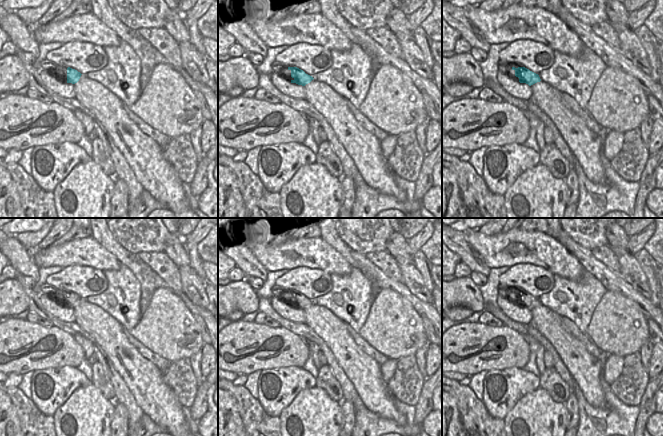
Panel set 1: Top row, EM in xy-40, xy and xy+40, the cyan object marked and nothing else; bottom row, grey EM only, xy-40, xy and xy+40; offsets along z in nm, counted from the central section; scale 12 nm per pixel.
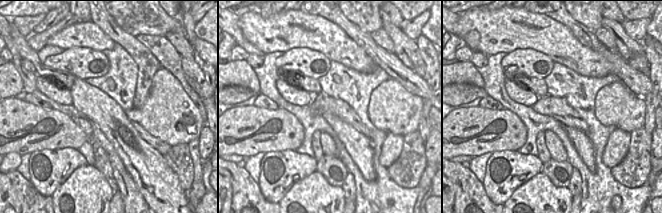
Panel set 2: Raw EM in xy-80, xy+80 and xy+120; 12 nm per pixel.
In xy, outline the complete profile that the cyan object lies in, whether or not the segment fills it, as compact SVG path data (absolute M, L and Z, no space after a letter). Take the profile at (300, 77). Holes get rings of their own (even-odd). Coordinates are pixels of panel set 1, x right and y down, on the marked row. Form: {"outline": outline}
{"outline": "M288 67L287 70L281 69L281 73L287 73L288 76L293 78L292 80L288 79L288 82L296 83L302 86L305 86L314 79L312 76L306 74L303 70L297 67Z"}

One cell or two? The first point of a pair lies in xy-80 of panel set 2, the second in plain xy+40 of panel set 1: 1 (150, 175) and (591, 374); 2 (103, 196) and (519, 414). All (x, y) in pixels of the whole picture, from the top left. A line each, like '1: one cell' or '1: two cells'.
1: one cell
2: one cell

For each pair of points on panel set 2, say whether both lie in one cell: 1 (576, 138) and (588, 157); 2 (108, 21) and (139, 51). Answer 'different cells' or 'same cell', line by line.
1: same cell
2: same cell

